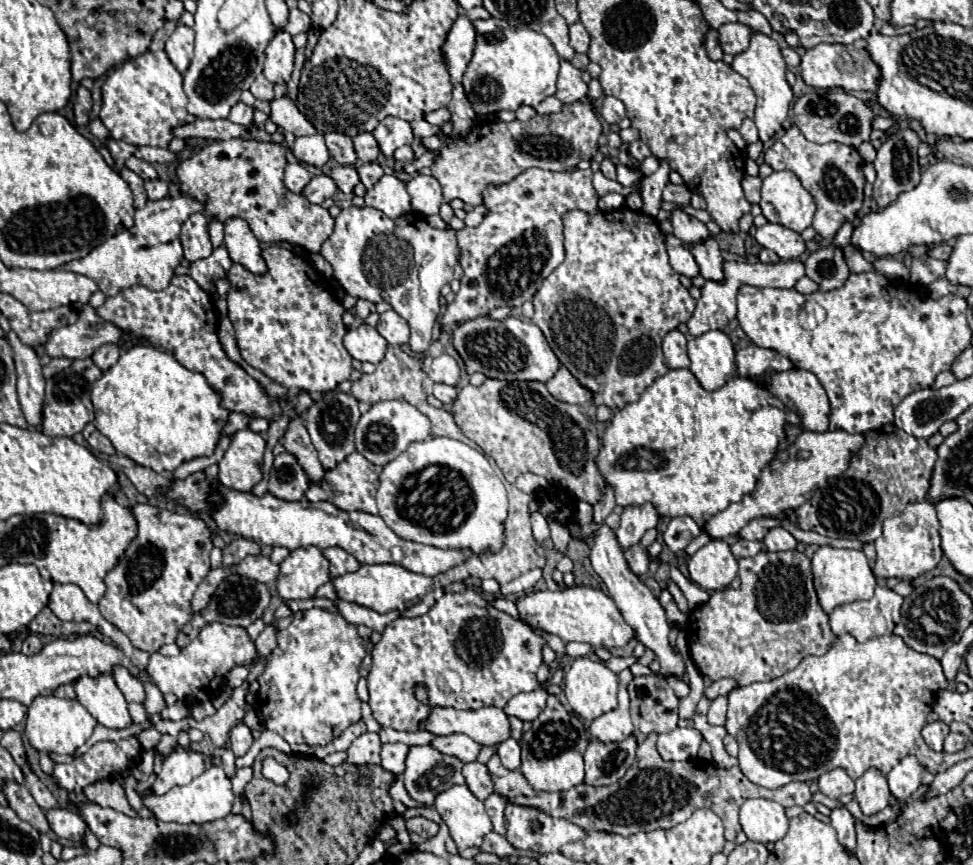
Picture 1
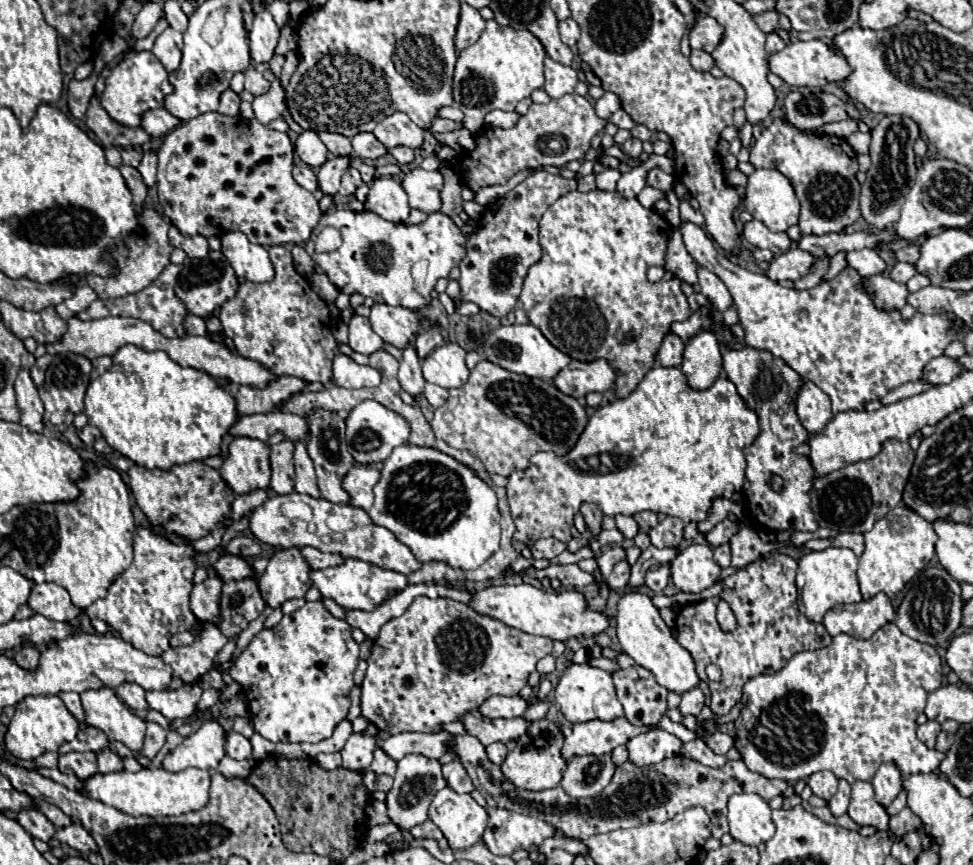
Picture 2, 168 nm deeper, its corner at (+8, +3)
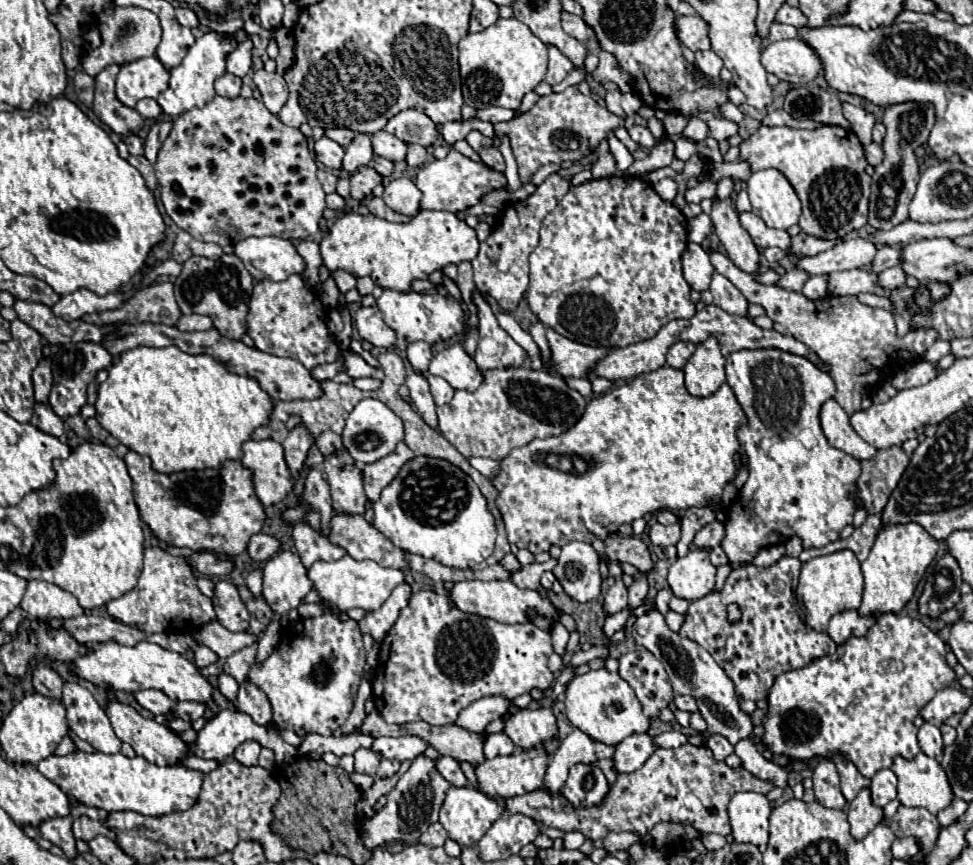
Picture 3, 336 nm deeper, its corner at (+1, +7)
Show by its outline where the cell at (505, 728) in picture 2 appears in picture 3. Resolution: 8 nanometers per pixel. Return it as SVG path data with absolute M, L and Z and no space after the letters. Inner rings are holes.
M551 708L519 710L505 722L505 734L515 742L515 746L541 746L545 740L557 736L557 720Z

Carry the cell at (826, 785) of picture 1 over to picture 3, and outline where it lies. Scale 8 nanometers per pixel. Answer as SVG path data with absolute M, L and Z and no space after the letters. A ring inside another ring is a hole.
M821 760L813 770L813 790L817 802L825 804L827 808L845 808L845 798L839 790L839 774L831 760Z

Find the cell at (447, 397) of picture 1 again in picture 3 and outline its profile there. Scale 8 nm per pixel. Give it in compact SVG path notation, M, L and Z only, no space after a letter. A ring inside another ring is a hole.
M427 376L427 380L429 380L429 386L431 386L431 394L433 394L433 398L435 398L435 404L437 406L443 406L443 404L447 404L447 402L451 402L451 398L453 398L453 394L455 394L455 390L443 380L443 378L439 378L439 376Z

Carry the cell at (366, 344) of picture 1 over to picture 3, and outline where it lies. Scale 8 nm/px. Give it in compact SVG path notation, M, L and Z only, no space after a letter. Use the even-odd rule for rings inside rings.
M359 308L355 314L355 326L363 340L377 348L391 348L395 344L395 332L381 320L379 308Z

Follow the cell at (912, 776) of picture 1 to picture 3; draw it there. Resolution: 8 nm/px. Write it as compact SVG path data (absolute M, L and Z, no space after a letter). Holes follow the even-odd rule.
M883 768L875 774L875 778L871 780L871 796L877 806L885 806L887 802L897 798L897 776L893 774L893 770Z

